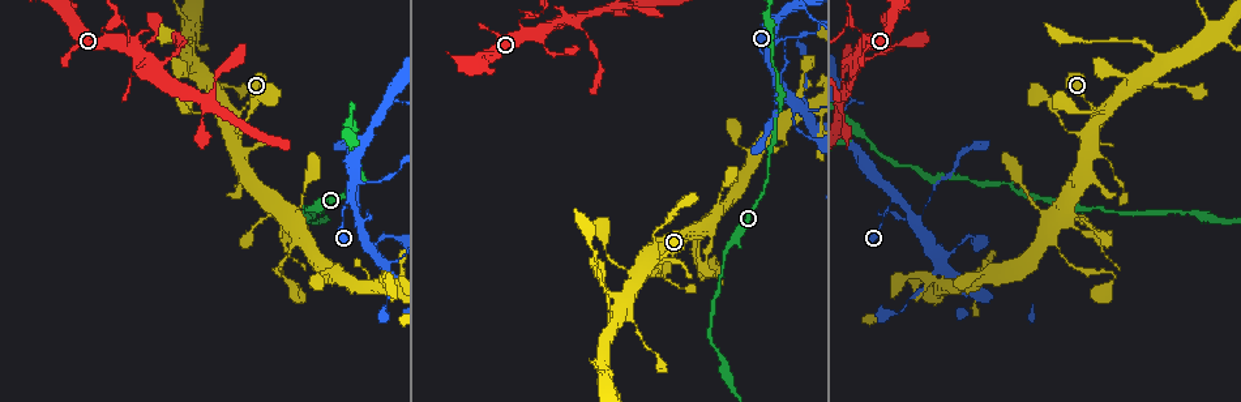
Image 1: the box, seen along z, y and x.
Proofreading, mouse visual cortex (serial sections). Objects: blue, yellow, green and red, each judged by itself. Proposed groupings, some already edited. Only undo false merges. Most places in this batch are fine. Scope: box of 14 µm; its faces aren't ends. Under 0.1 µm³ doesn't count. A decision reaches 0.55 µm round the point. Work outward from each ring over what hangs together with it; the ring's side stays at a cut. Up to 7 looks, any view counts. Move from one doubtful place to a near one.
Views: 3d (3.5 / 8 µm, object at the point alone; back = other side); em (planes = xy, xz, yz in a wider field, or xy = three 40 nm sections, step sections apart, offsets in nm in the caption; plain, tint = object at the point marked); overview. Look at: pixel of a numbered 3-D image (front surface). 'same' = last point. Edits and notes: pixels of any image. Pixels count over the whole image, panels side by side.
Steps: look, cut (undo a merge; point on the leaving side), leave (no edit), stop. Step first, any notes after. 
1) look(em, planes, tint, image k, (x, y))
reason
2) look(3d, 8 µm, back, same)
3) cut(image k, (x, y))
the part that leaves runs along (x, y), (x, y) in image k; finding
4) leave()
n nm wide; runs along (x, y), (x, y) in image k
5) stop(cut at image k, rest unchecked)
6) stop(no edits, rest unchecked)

look(3d, 8 µm, image 1, (122, 39))
four-way junction

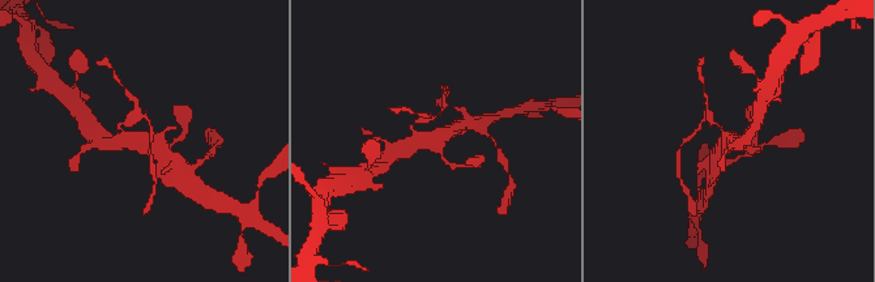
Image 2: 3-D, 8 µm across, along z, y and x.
look(em, xy, step 5, tint, image 2, (141, 139))
need the tissue

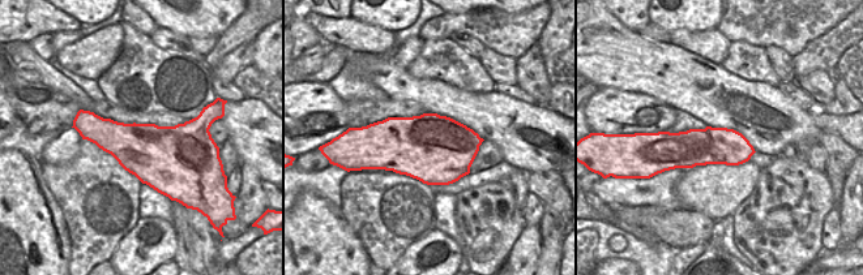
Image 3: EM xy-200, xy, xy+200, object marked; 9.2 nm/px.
leave()
runs along (398, 152), (464, 125) in image 2; continuous, no second cell

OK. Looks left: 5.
look(3d, 3.5 µm, image 1, (770, 21))

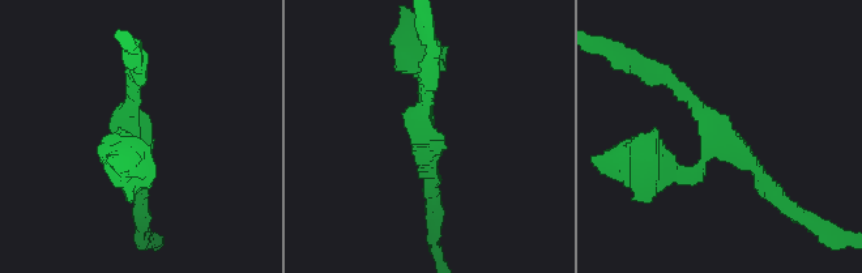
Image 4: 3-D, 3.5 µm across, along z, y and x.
look(em, planes, tint, image 4, (720, 146))
3 arms; arms of 150, 200, 200 nm; now the EM

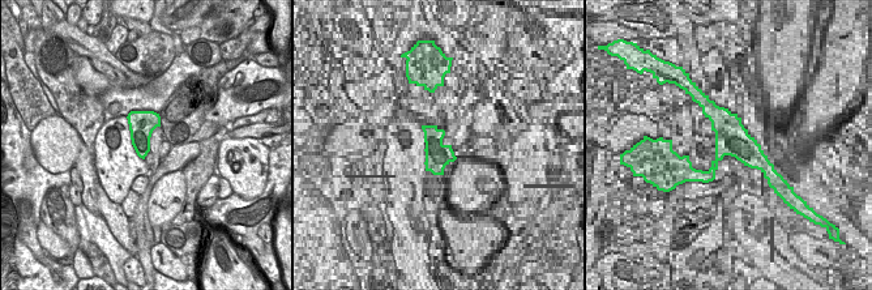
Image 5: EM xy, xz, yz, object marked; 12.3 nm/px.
leave()
runs along (785, 204), (725, 144), (695, 171), (648, 171) in image 4; continuous, no second cell

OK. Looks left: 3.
look(3d, 8 µm, image 1, (874, 183))
thin neck

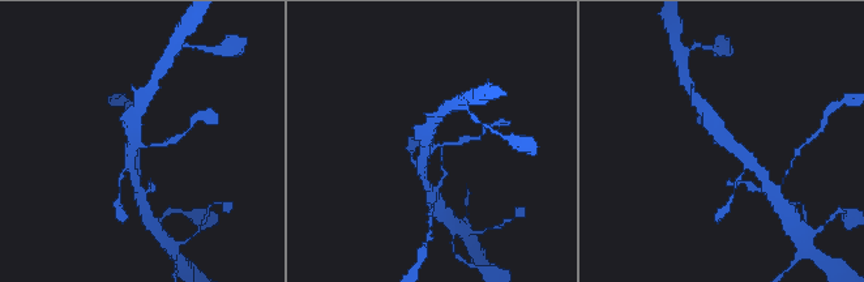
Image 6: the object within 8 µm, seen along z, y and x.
look(em, xy, step 2, tint, image 6, (441, 147))
3 arms; arms of 200, 350, 450 nm

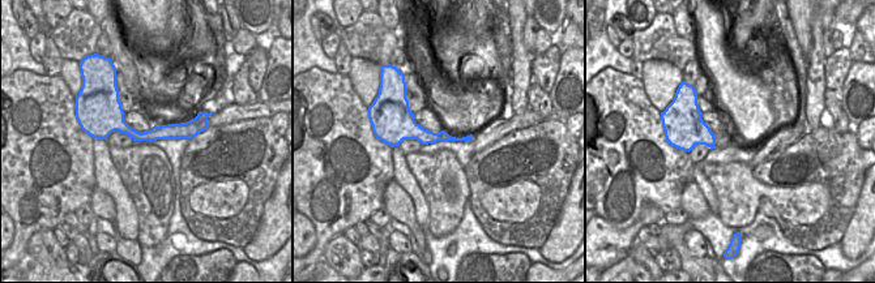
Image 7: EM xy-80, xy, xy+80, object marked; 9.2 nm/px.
leave()
170 nm wide; runs along (92, 127), (120, 125), (136, 136), (201, 127) in image 7; all the same cell

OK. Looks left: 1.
stop(no edits, rest unchecked)

